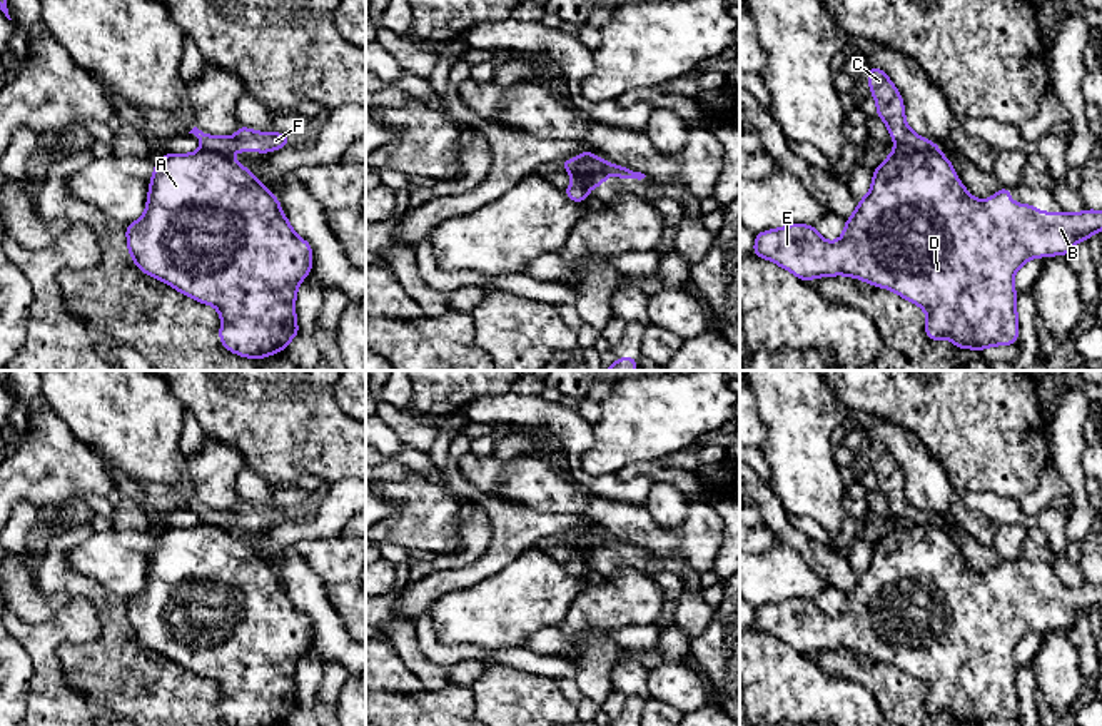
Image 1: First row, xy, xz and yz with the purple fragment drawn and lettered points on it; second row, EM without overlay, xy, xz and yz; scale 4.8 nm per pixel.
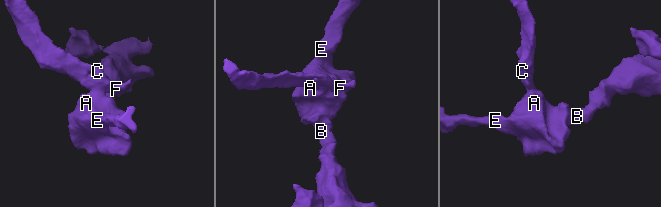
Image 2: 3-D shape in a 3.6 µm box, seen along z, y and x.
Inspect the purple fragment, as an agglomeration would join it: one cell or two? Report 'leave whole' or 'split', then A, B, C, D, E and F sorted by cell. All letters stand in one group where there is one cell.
split | A B D E / C F

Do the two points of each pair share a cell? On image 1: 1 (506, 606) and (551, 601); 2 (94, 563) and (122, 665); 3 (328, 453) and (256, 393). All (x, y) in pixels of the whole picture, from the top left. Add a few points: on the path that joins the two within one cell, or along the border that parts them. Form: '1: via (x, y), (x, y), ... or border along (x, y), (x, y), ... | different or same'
1: via (518, 601), (540, 601) | same
2: border along (67, 559), (75, 573), (90, 576), (124, 601) | different
3: via (309, 434), (293, 424), (274, 406) | same

